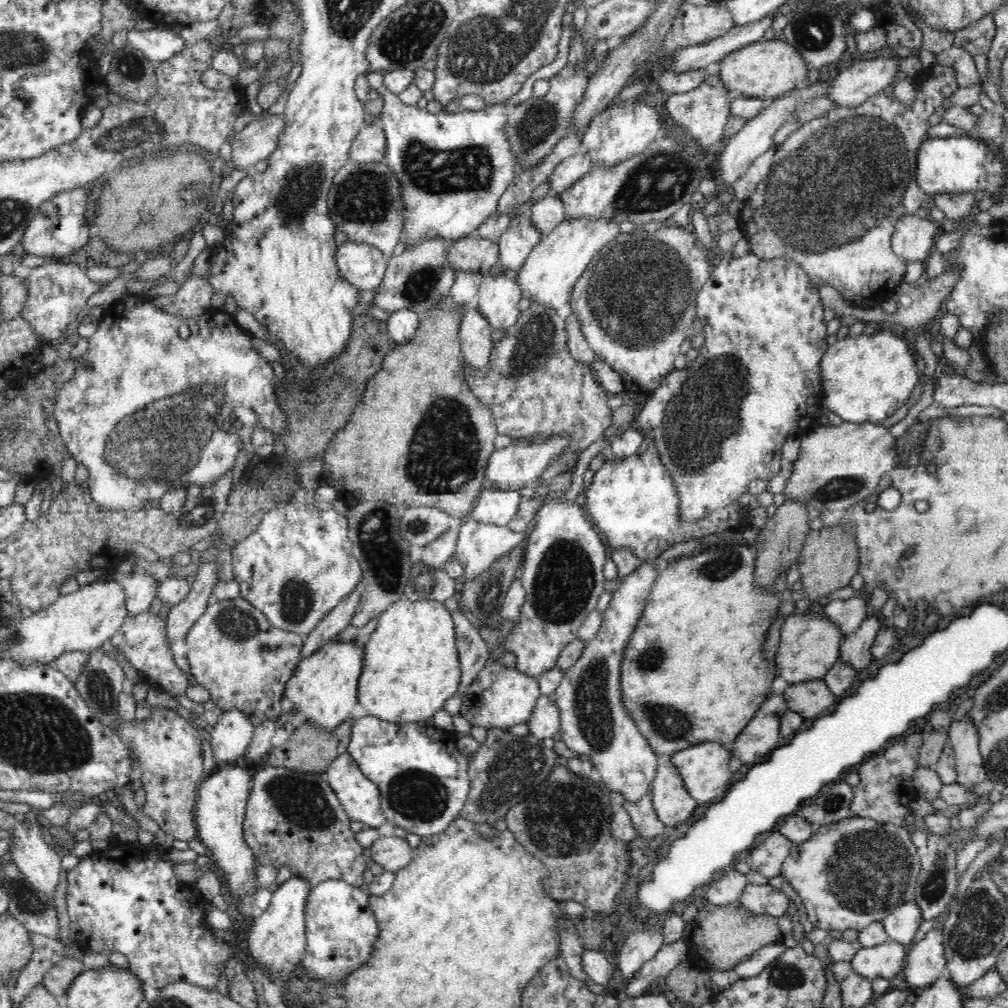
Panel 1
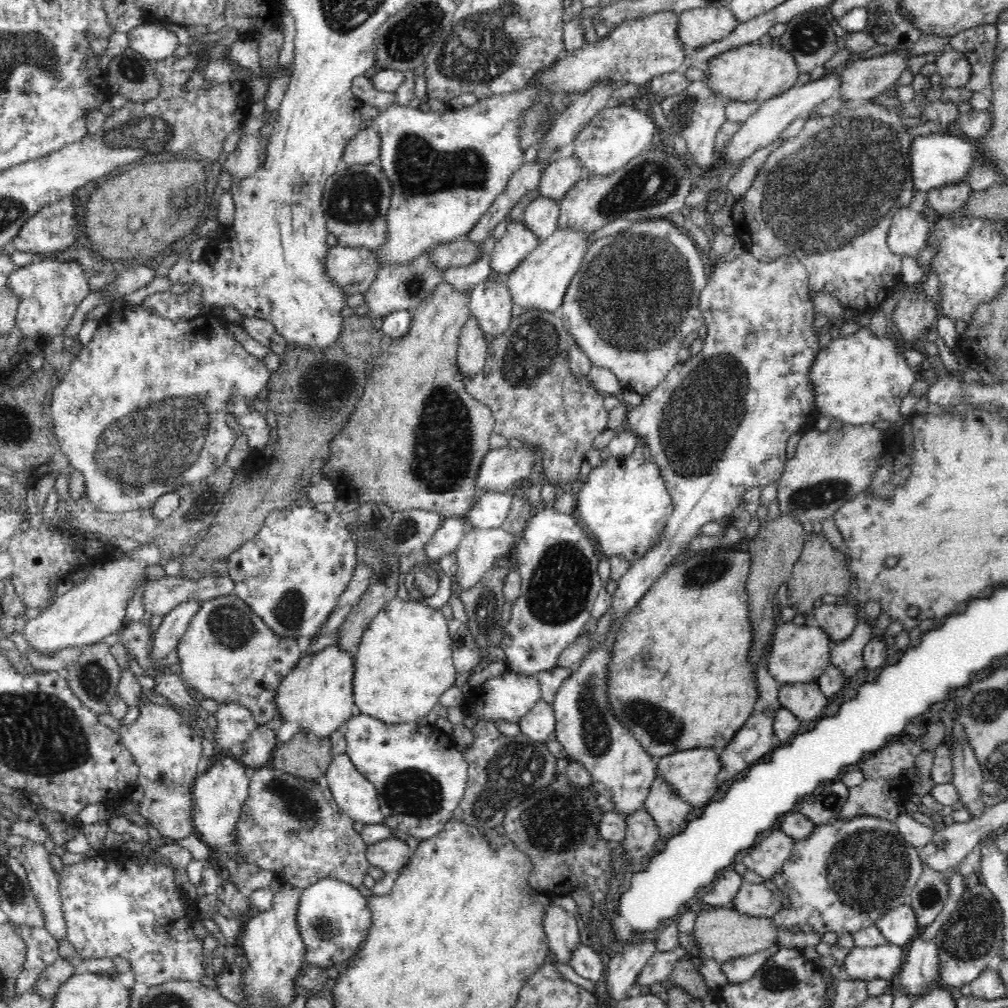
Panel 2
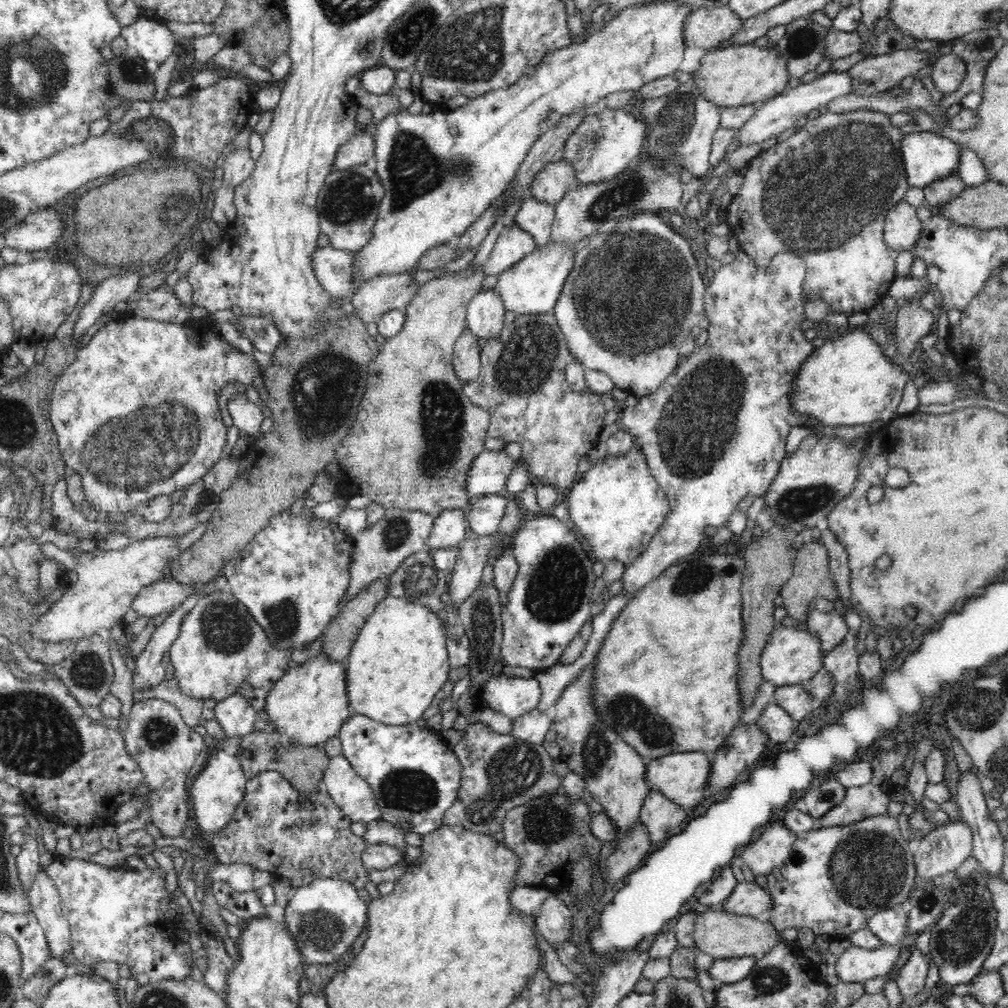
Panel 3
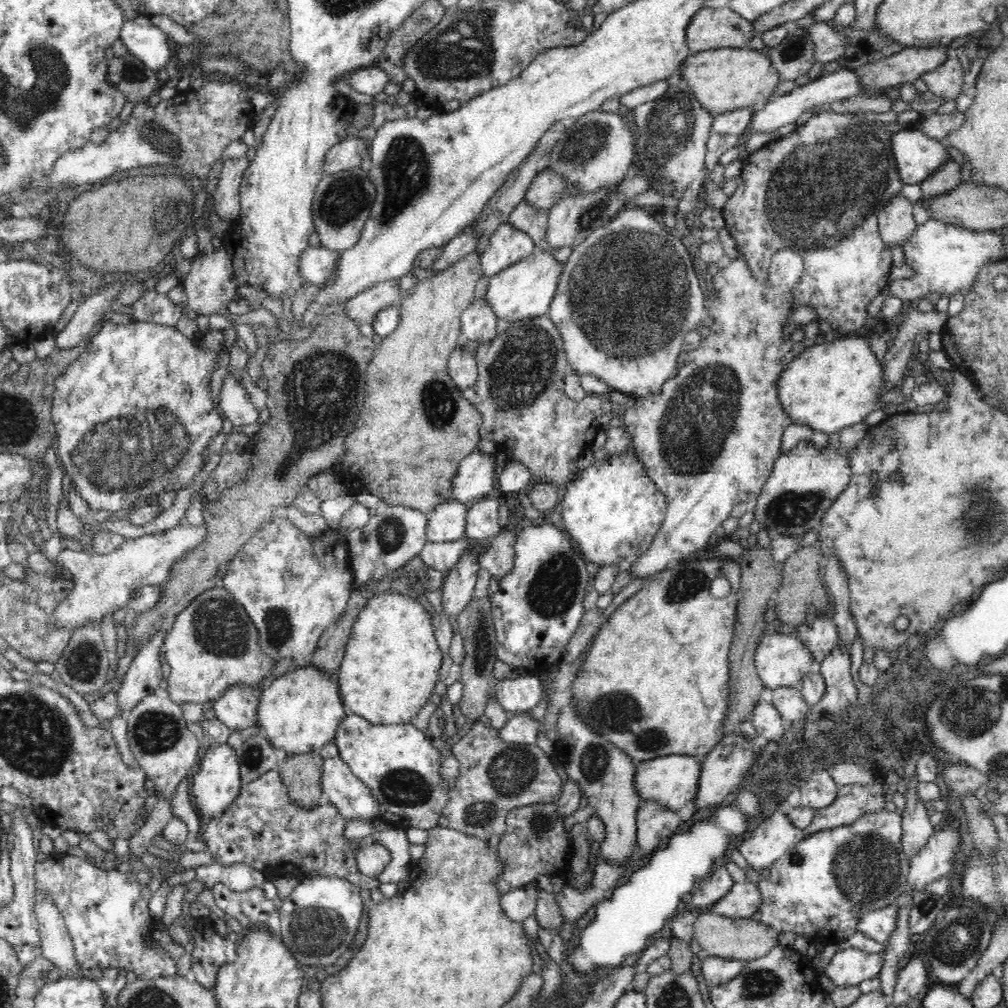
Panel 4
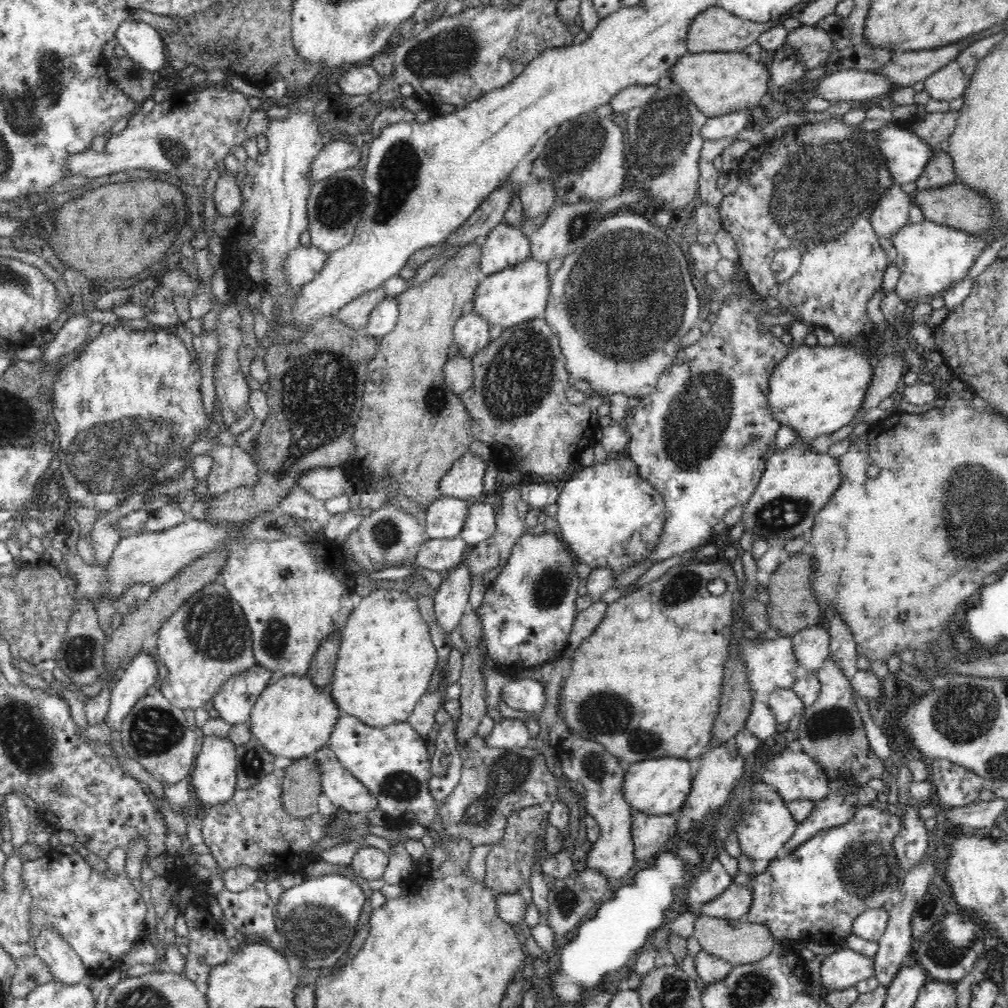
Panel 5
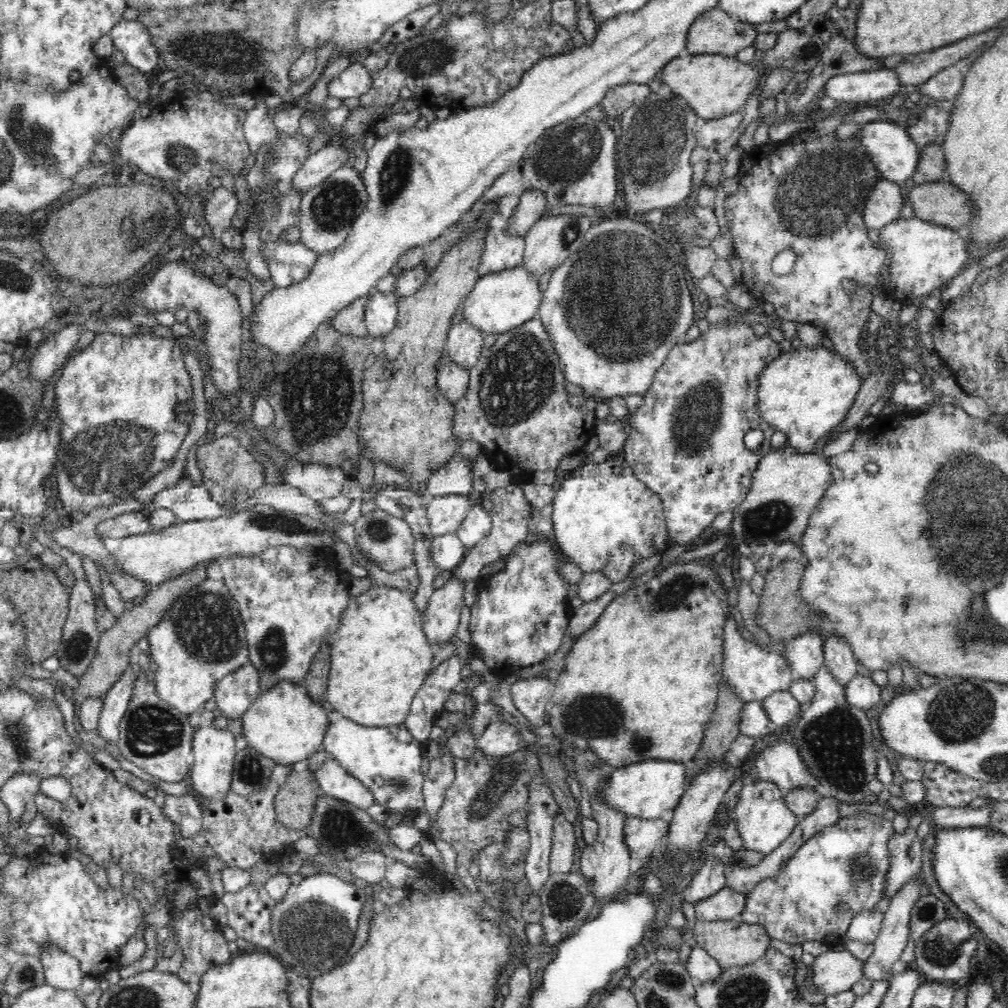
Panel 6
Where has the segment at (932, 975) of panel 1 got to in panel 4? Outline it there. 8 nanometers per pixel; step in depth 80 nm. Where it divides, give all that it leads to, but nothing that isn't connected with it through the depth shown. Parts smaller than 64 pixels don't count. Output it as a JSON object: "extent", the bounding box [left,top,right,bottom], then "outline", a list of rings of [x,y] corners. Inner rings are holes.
{"extent":[890,954,930,1006],"outline":[[[918,954],[911,956],[910,962],[897,973],[896,992],[890,1003],[894,1006],[912,1005],[912,1000],[930,983],[929,972],[925,962]]]}

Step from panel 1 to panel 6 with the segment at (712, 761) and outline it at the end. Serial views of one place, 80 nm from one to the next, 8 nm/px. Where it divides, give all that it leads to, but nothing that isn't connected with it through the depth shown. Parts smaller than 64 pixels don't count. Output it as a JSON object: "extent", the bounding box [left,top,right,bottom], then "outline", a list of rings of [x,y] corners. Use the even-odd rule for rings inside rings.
{"extent":[602,760,688,819],"outline":[[[648,760],[616,767],[602,786],[602,797],[610,805],[622,809],[626,818],[636,816],[653,819],[678,806],[688,787],[686,770],[682,761],[671,760]]]}

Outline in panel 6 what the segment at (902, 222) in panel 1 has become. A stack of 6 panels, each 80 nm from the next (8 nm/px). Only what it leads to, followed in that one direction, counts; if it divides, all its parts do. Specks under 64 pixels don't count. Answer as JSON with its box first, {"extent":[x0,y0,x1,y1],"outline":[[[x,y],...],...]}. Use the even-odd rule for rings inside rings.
{"extent":[864,180,907,230],"outline":[[[878,180],[878,186],[866,198],[864,206],[864,221],[872,230],[884,230],[888,224],[902,219],[902,210],[907,203],[906,186],[889,181]]]}

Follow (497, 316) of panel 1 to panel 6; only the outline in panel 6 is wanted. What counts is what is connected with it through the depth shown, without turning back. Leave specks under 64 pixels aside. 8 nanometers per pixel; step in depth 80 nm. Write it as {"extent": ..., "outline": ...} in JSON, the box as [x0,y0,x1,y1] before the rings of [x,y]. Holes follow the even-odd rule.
{"extent":[445,319,484,368],"outline":[[[458,319],[450,328],[445,353],[450,361],[457,362],[466,368],[474,367],[484,349],[482,329],[472,321]]]}

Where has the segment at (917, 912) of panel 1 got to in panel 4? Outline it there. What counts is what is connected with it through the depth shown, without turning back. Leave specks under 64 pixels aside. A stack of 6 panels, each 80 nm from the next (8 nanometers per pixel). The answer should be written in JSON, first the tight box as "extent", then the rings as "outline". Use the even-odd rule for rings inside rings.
{"extent":[857,904,900,944],"outline":[[[889,904],[880,910],[864,915],[857,930],[885,944],[894,934],[894,928],[898,924],[898,916],[900,916],[900,908]]]}

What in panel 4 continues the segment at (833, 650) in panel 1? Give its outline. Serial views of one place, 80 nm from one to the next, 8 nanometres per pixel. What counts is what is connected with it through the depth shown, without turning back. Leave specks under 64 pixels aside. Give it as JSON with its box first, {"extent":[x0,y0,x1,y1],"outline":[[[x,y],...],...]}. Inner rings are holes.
{"extent":[756,631,818,689],"outline":[[[771,631],[760,640],[760,646],[756,650],[756,669],[762,679],[762,683],[768,689],[778,687],[799,686],[802,680],[818,667],[816,657],[812,655],[812,649],[808,643],[800,640],[795,633],[774,634]]]}

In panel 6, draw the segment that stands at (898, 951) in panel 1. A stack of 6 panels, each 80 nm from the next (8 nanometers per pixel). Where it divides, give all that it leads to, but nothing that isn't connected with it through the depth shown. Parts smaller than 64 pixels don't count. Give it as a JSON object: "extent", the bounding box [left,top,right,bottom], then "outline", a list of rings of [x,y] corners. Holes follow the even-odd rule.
{"extent":[811,949,865,996],"outline":[[[848,949],[828,950],[826,953],[818,955],[811,967],[814,985],[826,996],[851,989],[858,980],[865,977],[865,962],[854,957]]]}

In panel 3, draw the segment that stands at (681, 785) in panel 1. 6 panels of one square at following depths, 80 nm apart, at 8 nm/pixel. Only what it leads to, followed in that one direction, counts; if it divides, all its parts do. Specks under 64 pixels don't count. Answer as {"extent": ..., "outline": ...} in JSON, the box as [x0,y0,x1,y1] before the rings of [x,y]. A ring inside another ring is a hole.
{"extent":[639,787,686,846],"outline":[[[652,787],[644,800],[639,818],[651,830],[653,845],[657,846],[672,837],[670,831],[680,826],[686,818],[686,811],[685,807],[668,798],[662,789]]]}

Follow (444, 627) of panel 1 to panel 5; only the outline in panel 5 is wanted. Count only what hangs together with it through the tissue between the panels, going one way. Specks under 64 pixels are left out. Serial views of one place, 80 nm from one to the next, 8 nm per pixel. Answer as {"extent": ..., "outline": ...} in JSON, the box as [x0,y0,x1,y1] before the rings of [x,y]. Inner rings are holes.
{"extent":[330,587,438,727],"outline":[[[380,587],[356,599],[348,620],[330,684],[338,708],[377,727],[408,720],[428,692],[438,664],[429,625],[416,599],[394,587]]]}

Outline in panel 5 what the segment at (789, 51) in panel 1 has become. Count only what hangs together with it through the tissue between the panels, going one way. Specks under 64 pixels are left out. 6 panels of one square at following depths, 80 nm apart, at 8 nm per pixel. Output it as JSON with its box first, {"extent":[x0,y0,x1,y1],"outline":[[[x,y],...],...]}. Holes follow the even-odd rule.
{"extent":[670,51,772,117],"outline":[[[689,51],[682,56],[670,72],[673,83],[679,84],[682,90],[698,105],[701,111],[710,117],[720,116],[726,113],[744,111],[750,106],[761,108],[770,94],[770,81],[772,73],[768,66],[757,59],[757,56],[742,52],[697,52]]]}

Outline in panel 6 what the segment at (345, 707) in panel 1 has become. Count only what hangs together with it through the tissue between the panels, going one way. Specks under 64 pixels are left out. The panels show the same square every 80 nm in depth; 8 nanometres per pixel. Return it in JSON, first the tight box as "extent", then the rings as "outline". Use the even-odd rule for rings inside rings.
{"extent":[242,680,330,765],"outline":[[[279,680],[272,688],[266,689],[246,710],[242,716],[242,732],[246,744],[258,749],[262,755],[274,759],[278,765],[291,765],[313,755],[320,746],[330,728],[330,710],[310,695],[308,685],[296,681]]]}

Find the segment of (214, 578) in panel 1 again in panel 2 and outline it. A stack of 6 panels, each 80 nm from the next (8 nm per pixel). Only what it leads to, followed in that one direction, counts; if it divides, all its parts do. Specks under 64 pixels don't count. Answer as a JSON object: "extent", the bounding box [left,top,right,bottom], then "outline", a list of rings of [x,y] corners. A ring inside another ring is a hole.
{"extent":[151,599,202,661],"outline":[[[190,599],[164,615],[162,624],[151,643],[154,661],[166,658],[172,649],[178,647],[180,638],[188,631],[194,616],[200,610],[200,606],[202,606],[202,599]]]}

